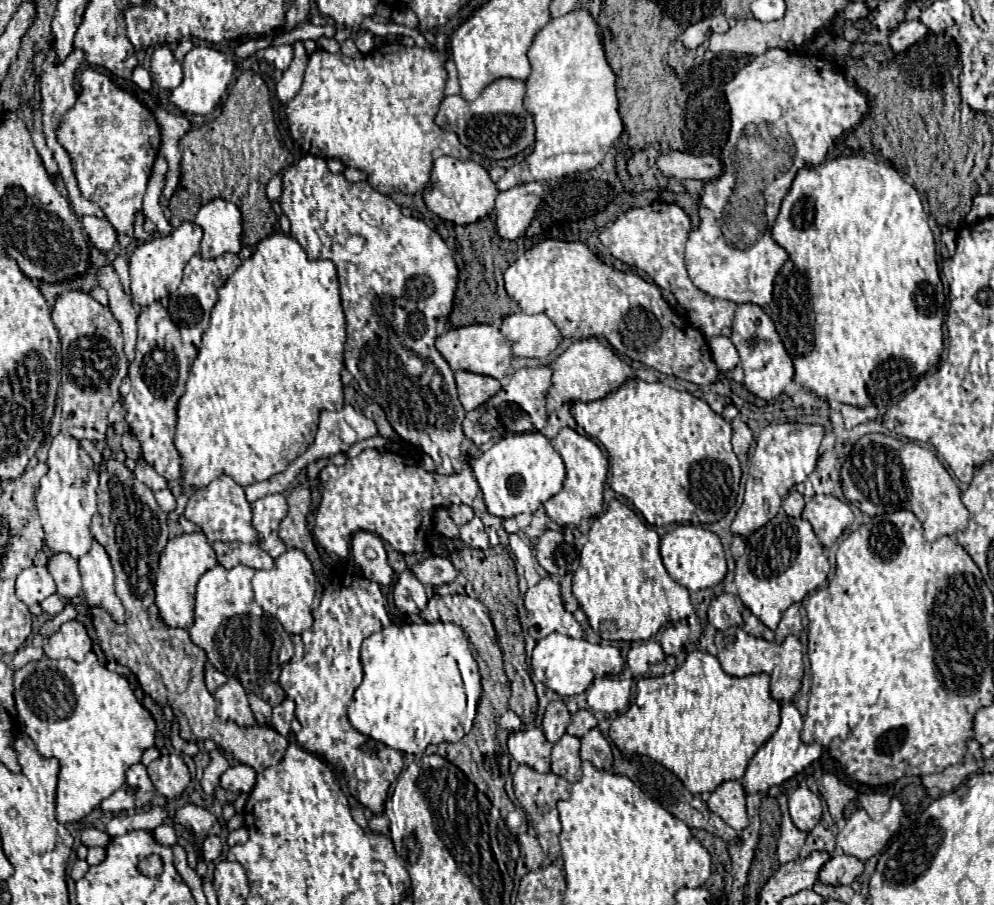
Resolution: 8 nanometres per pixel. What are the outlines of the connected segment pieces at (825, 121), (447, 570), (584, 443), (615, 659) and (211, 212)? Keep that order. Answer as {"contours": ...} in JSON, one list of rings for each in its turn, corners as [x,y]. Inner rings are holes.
{"contours":[[[[770,49],[738,71],[734,79],[724,85],[724,95],[730,105],[730,133],[718,155],[722,161],[722,175],[704,187],[700,199],[702,221],[686,243],[686,269],[692,283],[712,297],[766,307],[772,303],[774,279],[788,259],[788,253],[770,237],[780,203],[796,171],[804,165],[820,165],[834,141],[860,123],[868,103],[856,87],[848,85],[846,77],[836,71],[832,61],[816,55],[794,55],[782,49]],[[726,177],[732,177],[730,187],[726,187]]],[[[438,555],[416,563],[412,571],[416,571],[416,577],[426,587],[438,587],[444,583],[452,583],[458,577],[458,571],[454,569],[452,561],[446,557],[438,557]]],[[[568,427],[560,429],[560,433],[552,439],[552,447],[560,453],[566,465],[566,479],[562,491],[544,503],[546,513],[560,527],[580,525],[584,517],[594,517],[603,510],[603,489],[608,477],[608,459],[592,439],[578,435]]],[[[550,633],[540,639],[532,651],[532,671],[538,681],[556,691],[562,697],[580,695],[596,677],[620,675],[624,669],[624,659],[620,651],[612,645],[594,645],[586,639],[574,639],[560,633]]],[[[224,199],[210,201],[200,207],[194,223],[200,225],[204,231],[202,249],[200,249],[200,255],[204,255],[204,259],[214,259],[222,253],[240,253],[240,249],[242,249],[242,215],[234,203],[224,201]]]]}

